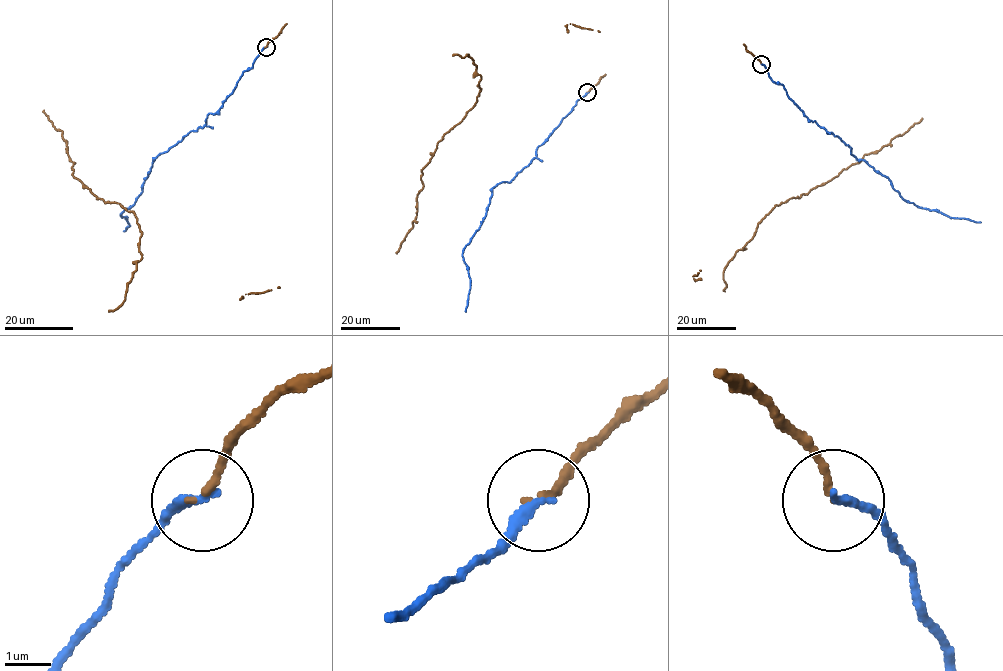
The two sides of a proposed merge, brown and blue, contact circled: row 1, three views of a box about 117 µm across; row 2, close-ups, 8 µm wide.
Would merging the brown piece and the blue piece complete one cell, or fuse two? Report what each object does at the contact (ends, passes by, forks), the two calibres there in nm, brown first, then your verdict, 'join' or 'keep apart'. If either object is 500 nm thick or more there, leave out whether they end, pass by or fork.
brown ends there; blue ends there; 130 nm thick on the brown side, 220 nm on the other; join

